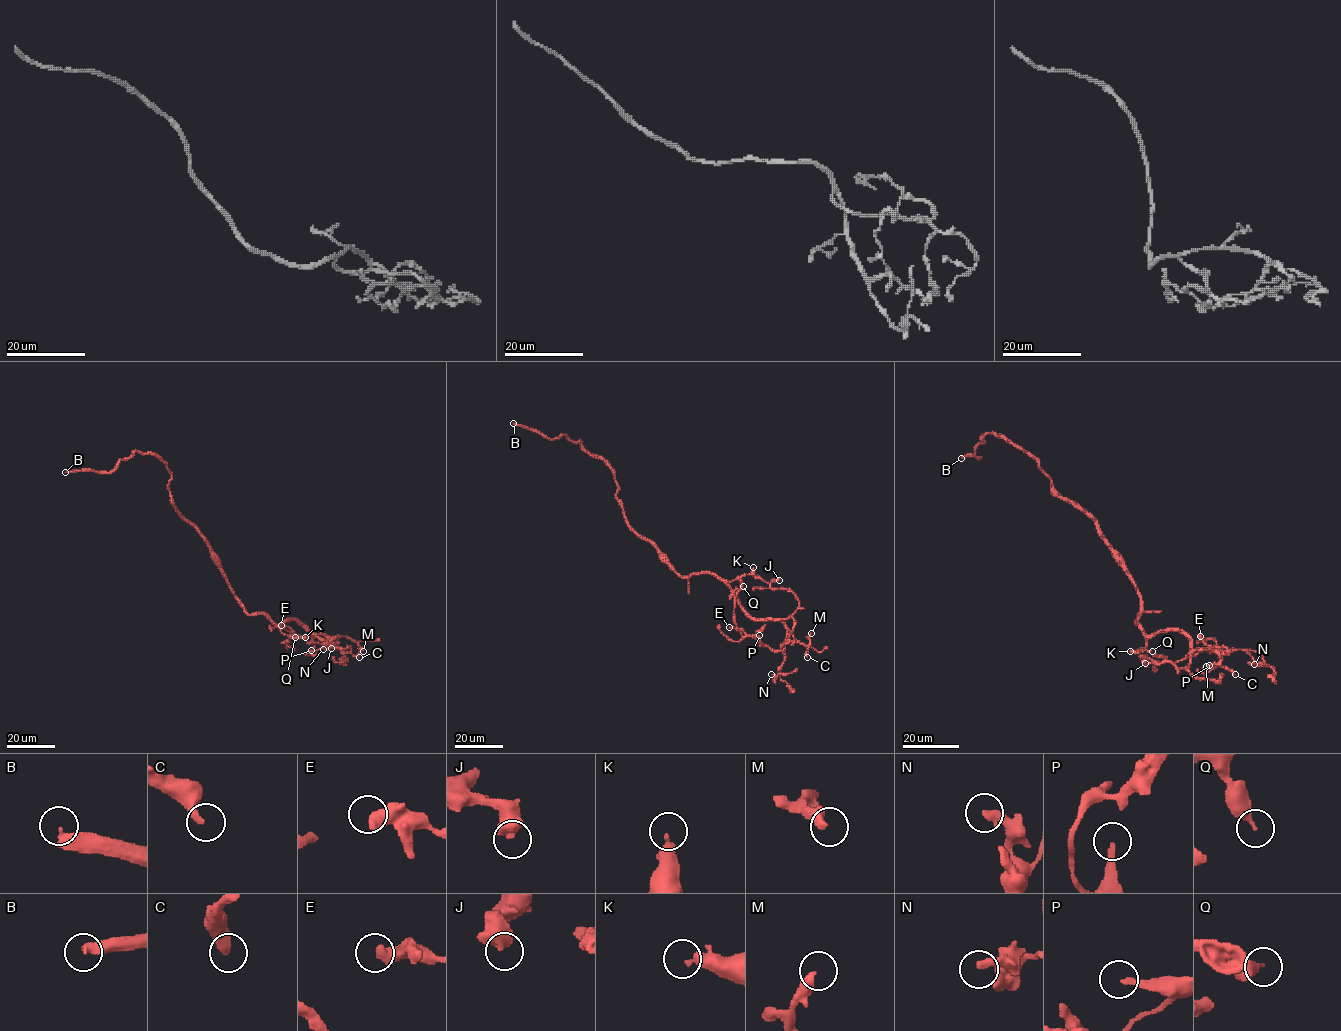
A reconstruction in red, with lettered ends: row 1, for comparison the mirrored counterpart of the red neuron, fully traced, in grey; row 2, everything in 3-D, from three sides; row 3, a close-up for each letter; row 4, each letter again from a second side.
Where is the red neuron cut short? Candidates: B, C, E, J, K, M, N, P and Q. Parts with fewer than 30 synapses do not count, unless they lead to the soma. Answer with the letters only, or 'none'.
none

